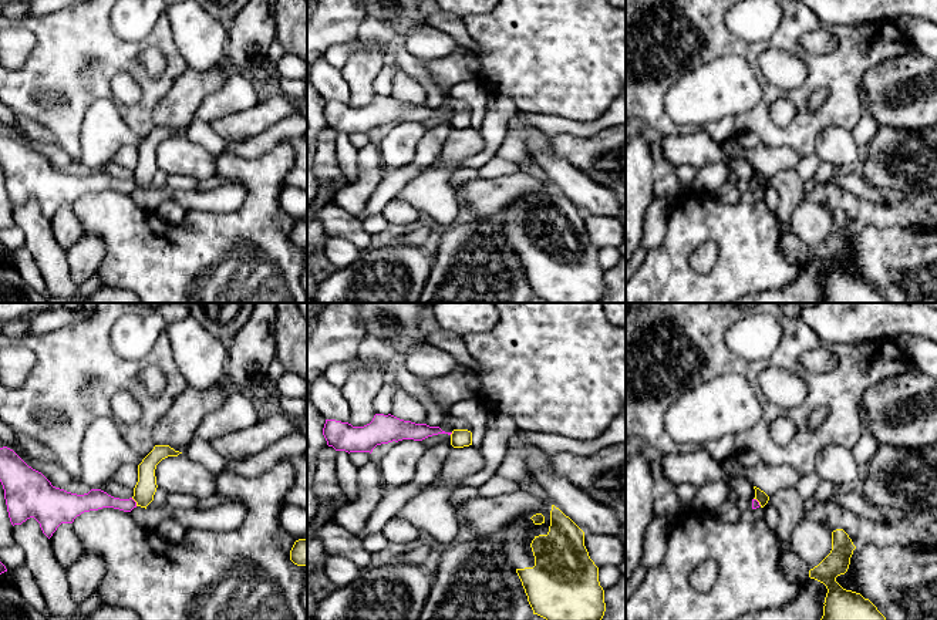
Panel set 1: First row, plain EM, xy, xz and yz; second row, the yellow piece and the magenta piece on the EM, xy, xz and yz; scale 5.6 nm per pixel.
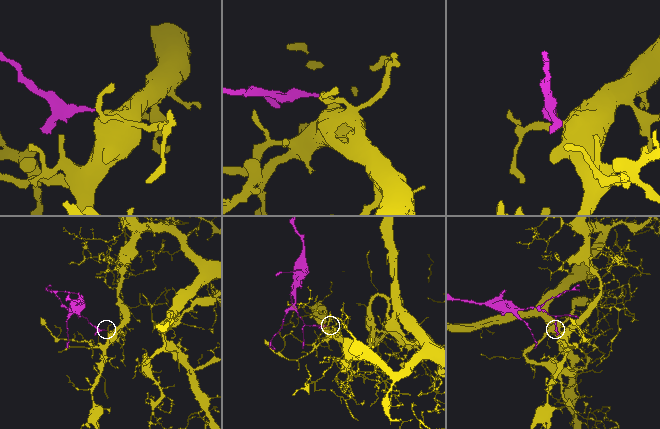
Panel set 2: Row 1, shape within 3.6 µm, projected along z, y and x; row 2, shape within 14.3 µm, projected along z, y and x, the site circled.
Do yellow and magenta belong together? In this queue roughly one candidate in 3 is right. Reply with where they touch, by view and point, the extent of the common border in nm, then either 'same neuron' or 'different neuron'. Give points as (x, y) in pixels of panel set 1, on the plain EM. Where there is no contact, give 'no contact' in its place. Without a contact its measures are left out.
meets yellow in xy at (135, 182); contact 60 nm long; different neuron

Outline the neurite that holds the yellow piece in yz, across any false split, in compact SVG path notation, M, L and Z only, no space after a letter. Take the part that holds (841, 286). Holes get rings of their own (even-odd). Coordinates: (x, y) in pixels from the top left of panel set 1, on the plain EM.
M843 210L832 213L830 235L813 250L809 259L828 270L820 303L887 303L877 289L860 274L843 270L836 259L845 256L856 228Z

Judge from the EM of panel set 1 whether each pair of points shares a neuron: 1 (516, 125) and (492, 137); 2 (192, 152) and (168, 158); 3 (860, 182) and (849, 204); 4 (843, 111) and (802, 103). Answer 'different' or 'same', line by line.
1: different
2: same
3: different
4: same

